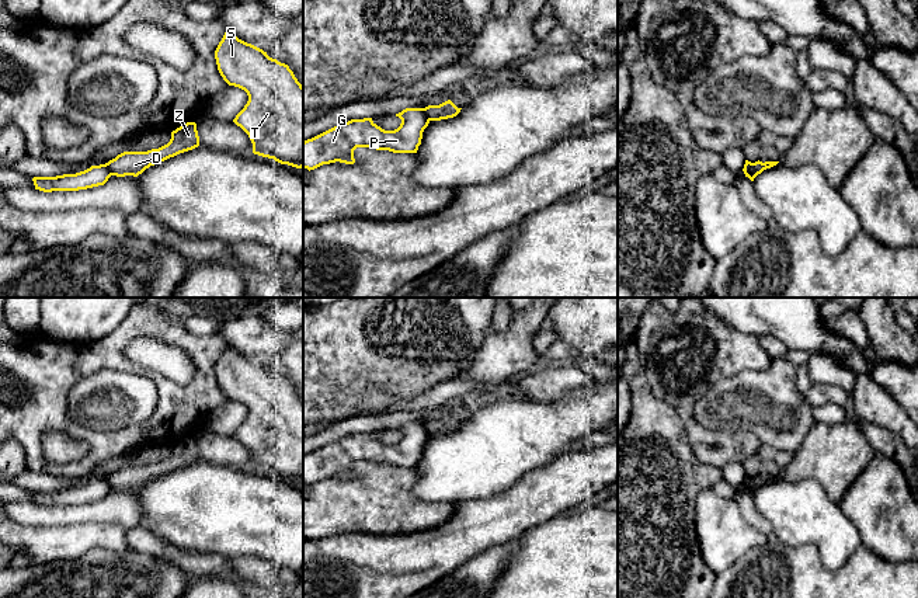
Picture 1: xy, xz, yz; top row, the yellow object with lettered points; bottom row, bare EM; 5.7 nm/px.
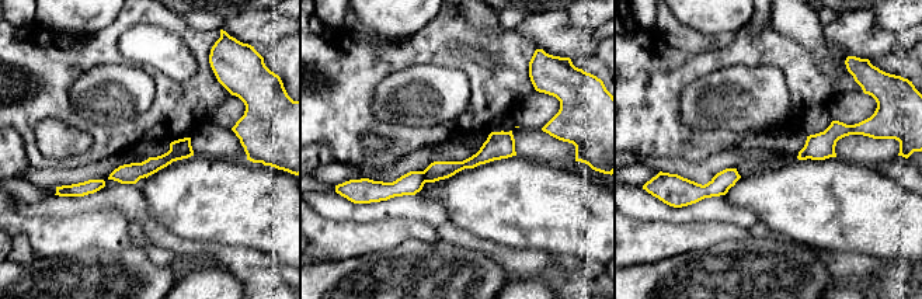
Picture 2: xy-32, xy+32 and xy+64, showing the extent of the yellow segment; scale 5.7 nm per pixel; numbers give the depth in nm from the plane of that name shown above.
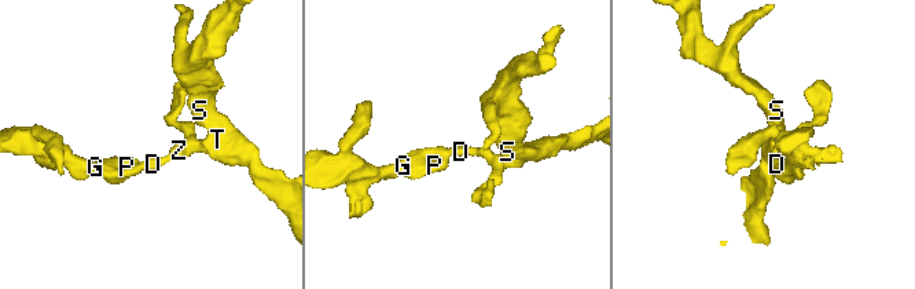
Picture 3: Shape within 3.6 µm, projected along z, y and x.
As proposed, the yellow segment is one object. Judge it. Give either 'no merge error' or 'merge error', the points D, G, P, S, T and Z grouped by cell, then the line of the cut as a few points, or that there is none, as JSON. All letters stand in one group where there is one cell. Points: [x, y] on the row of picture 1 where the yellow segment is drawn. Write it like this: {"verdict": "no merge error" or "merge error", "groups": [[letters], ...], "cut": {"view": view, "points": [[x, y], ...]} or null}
{"verdict": "merge error", "groups": [["D", "S", "T", "Z"], ["G", "P"]], "cut": {"view": "xy", "points": [[105, 163], [112, 174]]}}

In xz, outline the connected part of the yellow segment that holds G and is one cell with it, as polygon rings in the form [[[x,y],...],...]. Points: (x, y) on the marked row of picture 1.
[[[406,108],[396,114],[401,124],[394,131],[385,131],[372,118],[351,119],[303,142],[303,168],[314,170],[323,164],[354,164],[357,147],[417,153],[423,132],[430,119],[424,108]]]

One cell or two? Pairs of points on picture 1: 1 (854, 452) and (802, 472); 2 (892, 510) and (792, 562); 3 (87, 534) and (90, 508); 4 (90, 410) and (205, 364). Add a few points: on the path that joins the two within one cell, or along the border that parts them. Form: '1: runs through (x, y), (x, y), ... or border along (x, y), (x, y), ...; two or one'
1: runs through (841, 454), (814, 459); one
2: border along (862, 543), (890, 562); two
3: border along (121, 525), (110, 522), (72, 522), (56, 527); two
4: border along (125, 371), (156, 381), (157, 404), (152, 416); two

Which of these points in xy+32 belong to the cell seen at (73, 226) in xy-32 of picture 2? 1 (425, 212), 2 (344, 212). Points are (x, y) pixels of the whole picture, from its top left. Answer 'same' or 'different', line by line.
1: different
2: different

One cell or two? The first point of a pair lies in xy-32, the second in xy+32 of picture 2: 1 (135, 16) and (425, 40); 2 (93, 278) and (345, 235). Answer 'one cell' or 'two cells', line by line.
1: one cell
2: two cells

